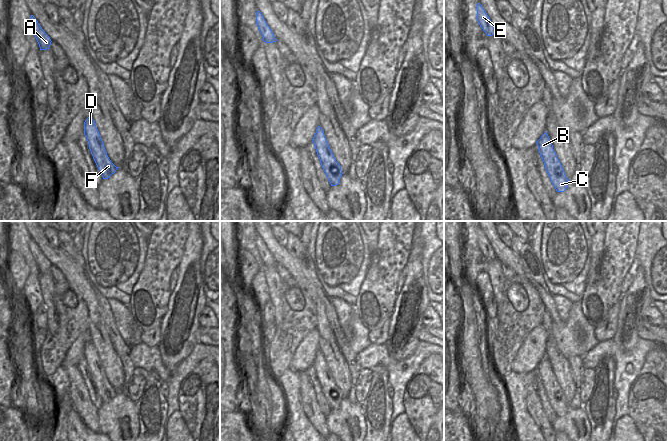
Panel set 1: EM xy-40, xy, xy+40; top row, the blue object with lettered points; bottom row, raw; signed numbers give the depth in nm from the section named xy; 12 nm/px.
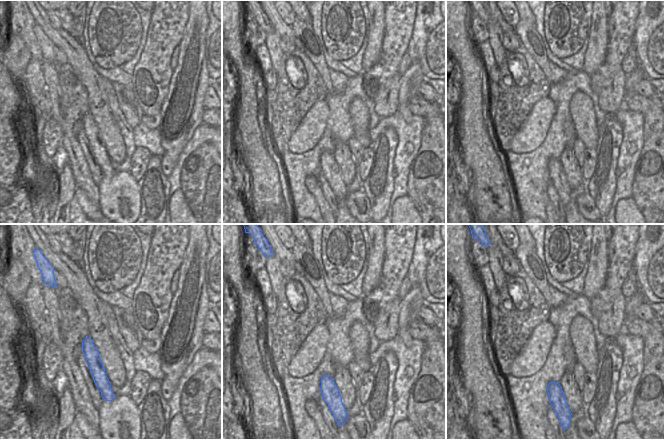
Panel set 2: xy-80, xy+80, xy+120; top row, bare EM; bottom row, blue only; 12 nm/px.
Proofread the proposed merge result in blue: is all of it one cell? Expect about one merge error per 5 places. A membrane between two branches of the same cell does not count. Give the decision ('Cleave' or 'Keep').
Keep

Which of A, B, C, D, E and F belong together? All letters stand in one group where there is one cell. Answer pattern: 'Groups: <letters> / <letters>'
Groups: A B C D E F

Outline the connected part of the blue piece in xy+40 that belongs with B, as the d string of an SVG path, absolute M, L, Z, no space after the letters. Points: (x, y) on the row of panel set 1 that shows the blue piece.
M547 132L541 136L536 144L553 186L557 192L564 192L568 187L569 179L566 177L564 169L557 158Z

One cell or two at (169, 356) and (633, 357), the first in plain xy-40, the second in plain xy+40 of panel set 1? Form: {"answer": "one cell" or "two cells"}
{"answer": "two cells"}

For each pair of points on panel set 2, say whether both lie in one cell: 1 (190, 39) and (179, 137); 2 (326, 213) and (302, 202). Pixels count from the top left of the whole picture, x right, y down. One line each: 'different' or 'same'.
1: same
2: different

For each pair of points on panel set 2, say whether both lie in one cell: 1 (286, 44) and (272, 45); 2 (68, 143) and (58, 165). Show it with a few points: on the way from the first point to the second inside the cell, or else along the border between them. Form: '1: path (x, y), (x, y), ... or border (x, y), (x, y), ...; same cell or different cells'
1: border (280, 38), (279, 45), (283, 53); different cells
2: border (61, 145), (66, 152), (68, 163); different cells

